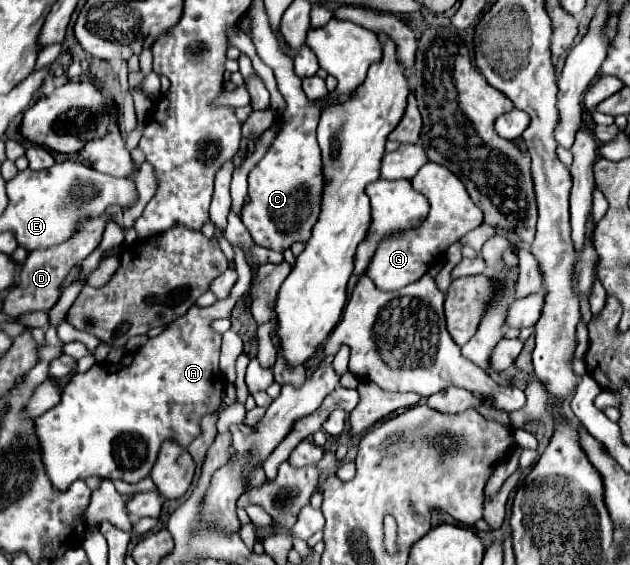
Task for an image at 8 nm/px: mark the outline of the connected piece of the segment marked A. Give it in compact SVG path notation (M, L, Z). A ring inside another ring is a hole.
M234 248L234 254L238 282L234 284L232 296L228 300L218 300L208 308L200 308L194 304L182 318L164 328L158 336L146 340L144 346L124 354L118 364L96 362L86 374L74 374L62 392L60 404L34 418L34 434L38 438L40 456L52 488L68 490L74 480L86 480L90 476L134 484L148 476L164 440L172 438L186 448L200 434L200 418L208 412L218 410L226 382L218 368L222 336L214 332L210 324L216 318L228 318L234 302L252 286L252 272L244 254L240 252L240 248Z

